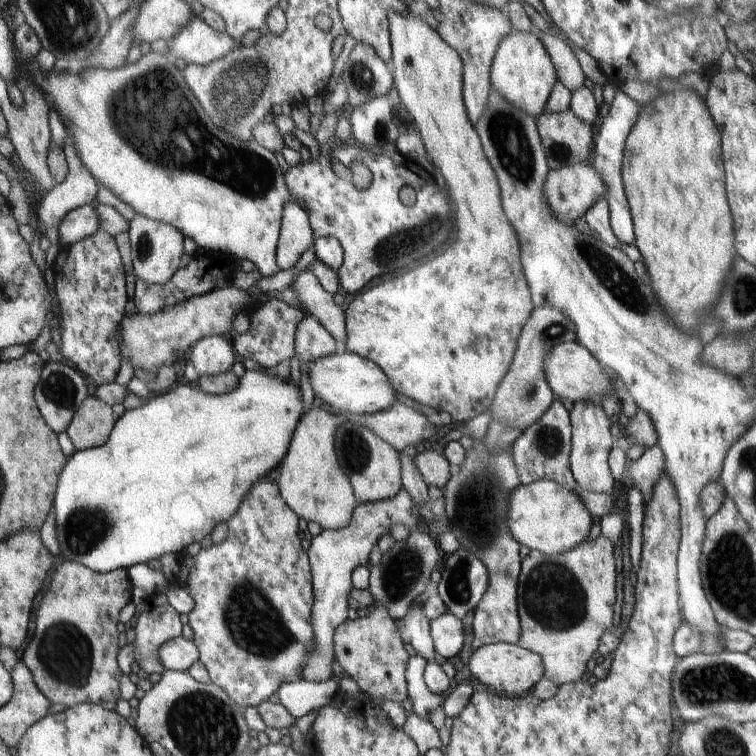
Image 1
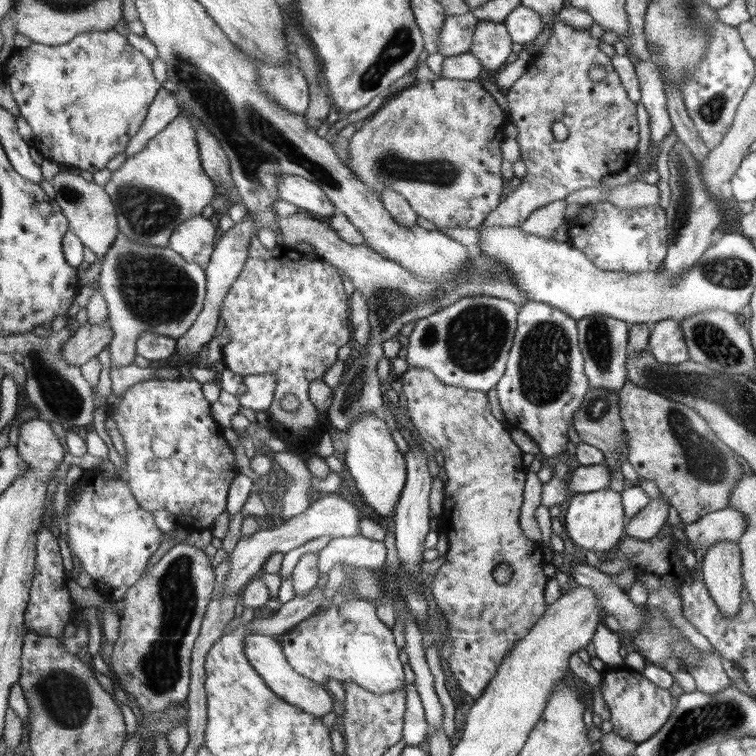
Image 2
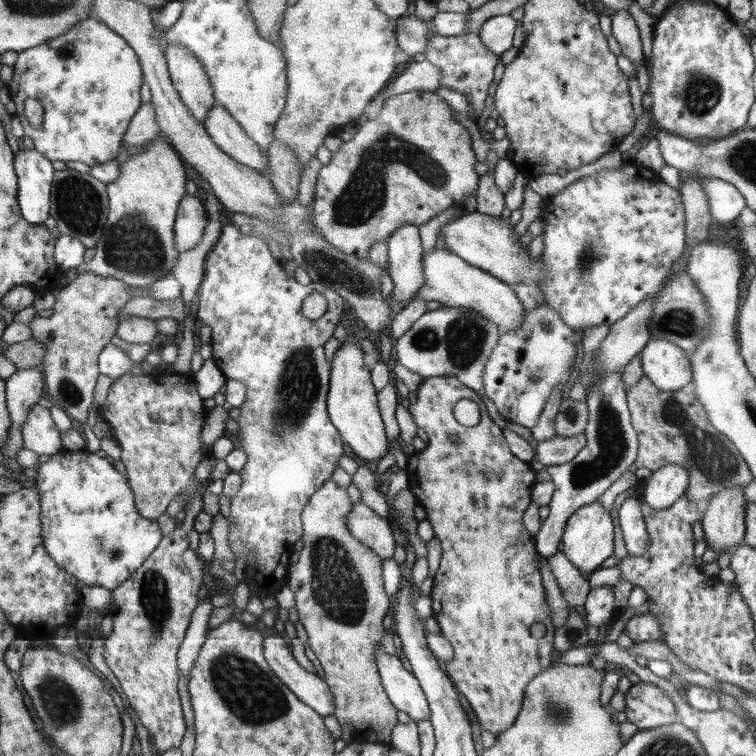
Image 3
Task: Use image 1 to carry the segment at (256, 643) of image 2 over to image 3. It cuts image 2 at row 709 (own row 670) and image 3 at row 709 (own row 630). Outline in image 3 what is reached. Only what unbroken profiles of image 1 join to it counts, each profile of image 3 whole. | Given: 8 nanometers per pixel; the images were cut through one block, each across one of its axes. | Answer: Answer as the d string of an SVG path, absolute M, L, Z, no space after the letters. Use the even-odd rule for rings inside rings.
M271 635L261 640L263 657L272 672L302 701L323 717L333 714L334 697L326 682L304 669L292 655L285 635Z

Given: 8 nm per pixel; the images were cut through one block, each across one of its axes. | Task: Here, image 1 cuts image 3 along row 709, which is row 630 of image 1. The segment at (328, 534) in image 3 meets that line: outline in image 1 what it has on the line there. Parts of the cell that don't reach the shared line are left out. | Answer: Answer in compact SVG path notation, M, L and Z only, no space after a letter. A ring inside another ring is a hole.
M381 605L370 609L368 617L347 620L336 627L333 634L334 658L344 672L353 678L360 690L369 697L402 702L407 698L405 679L409 654L404 648L393 619Z

